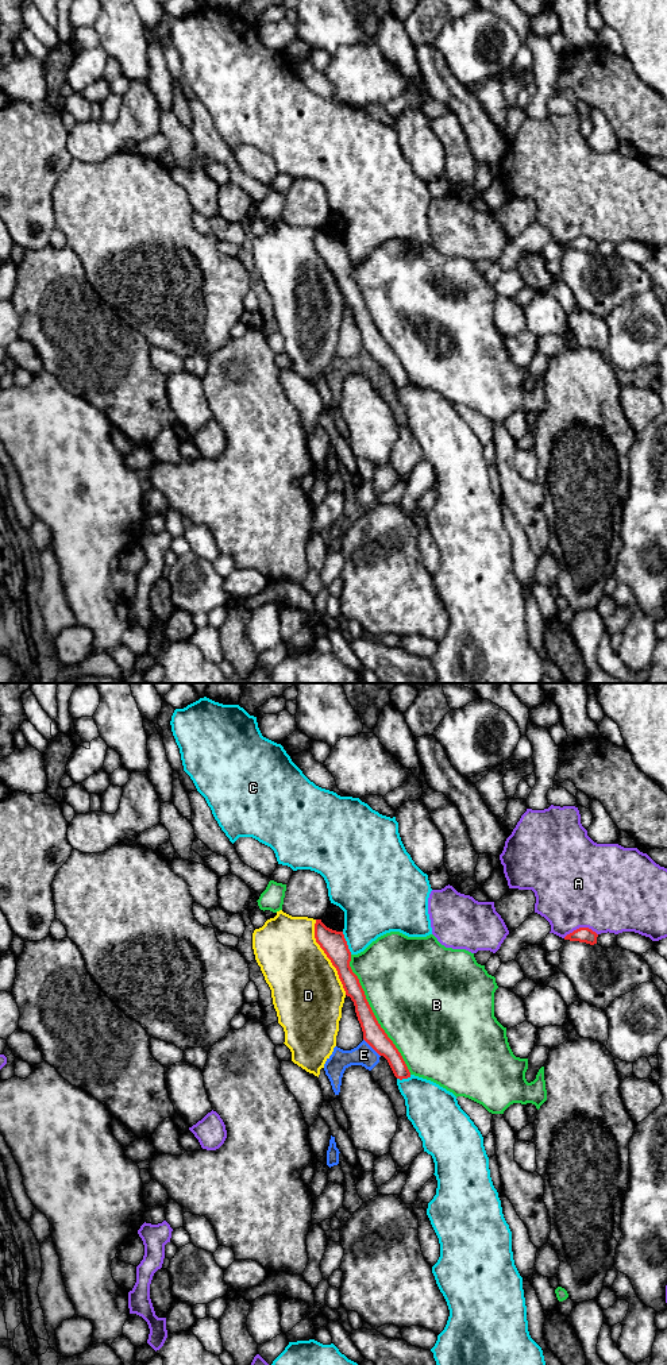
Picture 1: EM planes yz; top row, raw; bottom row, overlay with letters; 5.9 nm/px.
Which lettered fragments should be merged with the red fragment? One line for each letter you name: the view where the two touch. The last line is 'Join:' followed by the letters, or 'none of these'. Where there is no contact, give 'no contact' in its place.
Join: none of these

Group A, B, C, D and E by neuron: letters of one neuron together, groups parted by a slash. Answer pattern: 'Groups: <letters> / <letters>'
Groups: A / B / C / D / E

